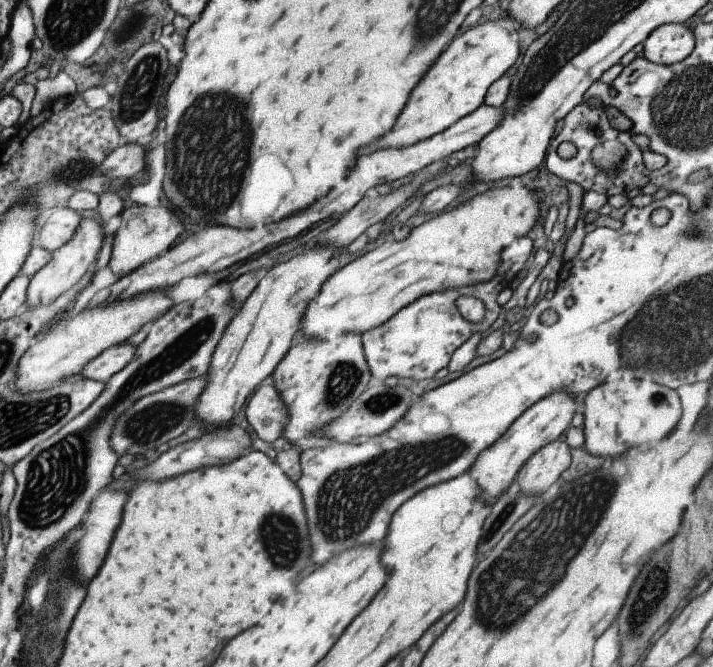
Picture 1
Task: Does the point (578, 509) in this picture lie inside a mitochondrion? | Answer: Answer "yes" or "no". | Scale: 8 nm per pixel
yes

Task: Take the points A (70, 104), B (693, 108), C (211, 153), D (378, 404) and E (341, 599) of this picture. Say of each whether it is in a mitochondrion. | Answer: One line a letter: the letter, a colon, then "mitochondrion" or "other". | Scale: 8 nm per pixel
A: other
B: mitochondrion
C: mitochondrion
D: mitochondrion
E: other

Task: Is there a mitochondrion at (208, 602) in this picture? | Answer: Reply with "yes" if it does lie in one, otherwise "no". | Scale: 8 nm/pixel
no

